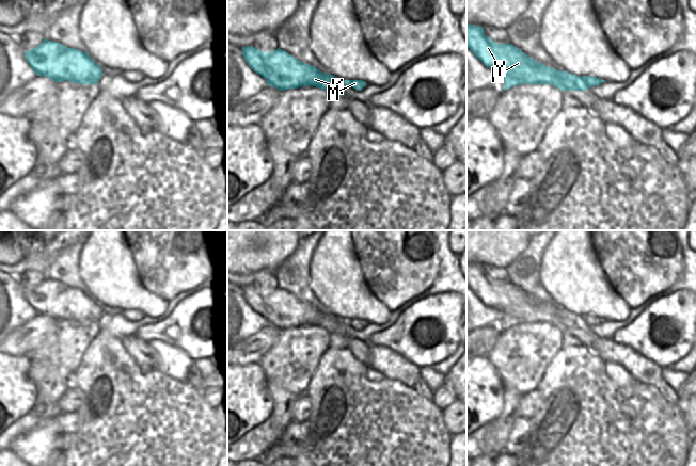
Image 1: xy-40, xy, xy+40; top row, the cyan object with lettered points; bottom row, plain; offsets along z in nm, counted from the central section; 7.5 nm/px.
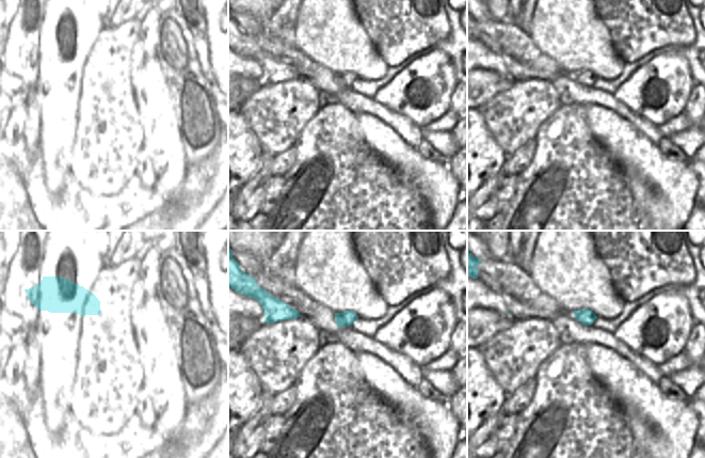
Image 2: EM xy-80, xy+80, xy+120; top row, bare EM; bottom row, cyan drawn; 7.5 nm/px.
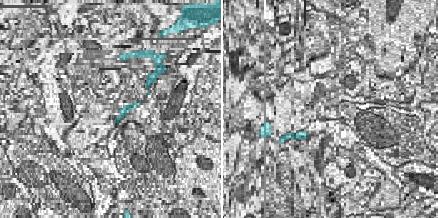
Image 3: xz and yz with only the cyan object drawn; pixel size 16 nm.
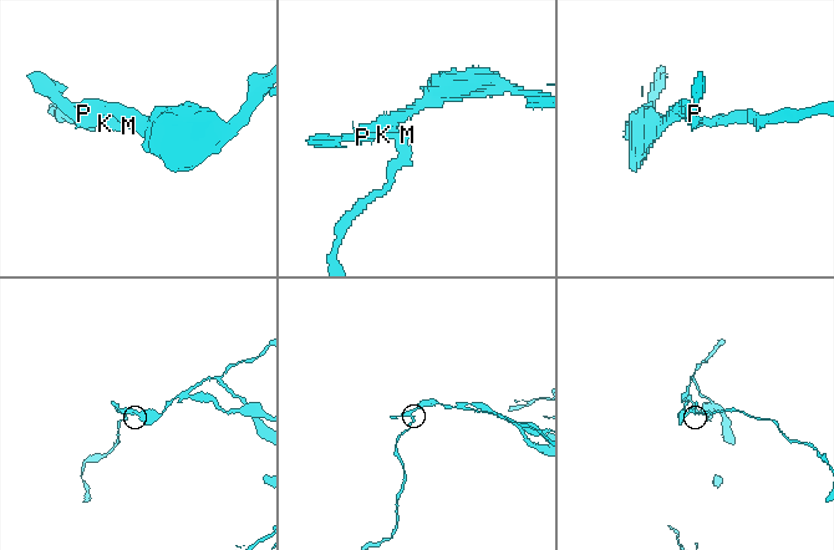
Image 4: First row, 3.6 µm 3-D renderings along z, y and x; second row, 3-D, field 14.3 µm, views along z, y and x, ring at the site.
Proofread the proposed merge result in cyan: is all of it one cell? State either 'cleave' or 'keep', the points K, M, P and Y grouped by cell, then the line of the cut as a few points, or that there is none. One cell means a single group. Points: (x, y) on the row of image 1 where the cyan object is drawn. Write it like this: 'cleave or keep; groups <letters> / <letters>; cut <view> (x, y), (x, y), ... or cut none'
cleave; groups K P Y / M; cut xy+40 (581, 78), (588, 87)

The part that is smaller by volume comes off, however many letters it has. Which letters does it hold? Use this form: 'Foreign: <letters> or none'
Foreign: M

